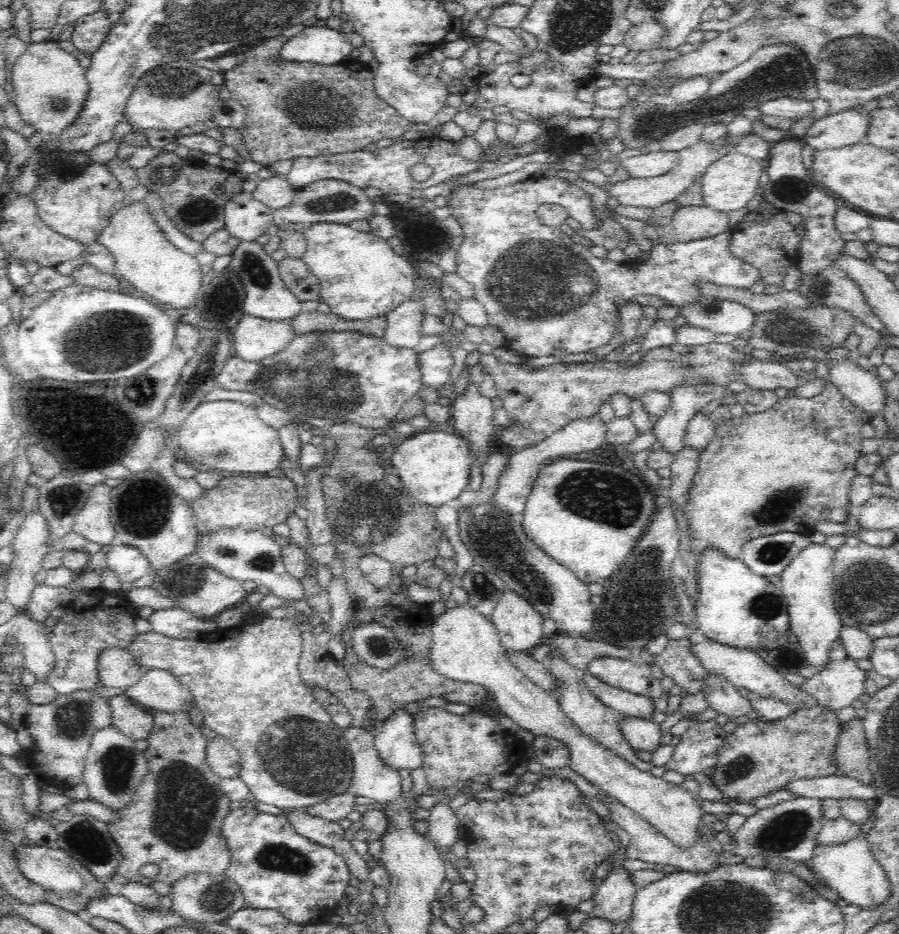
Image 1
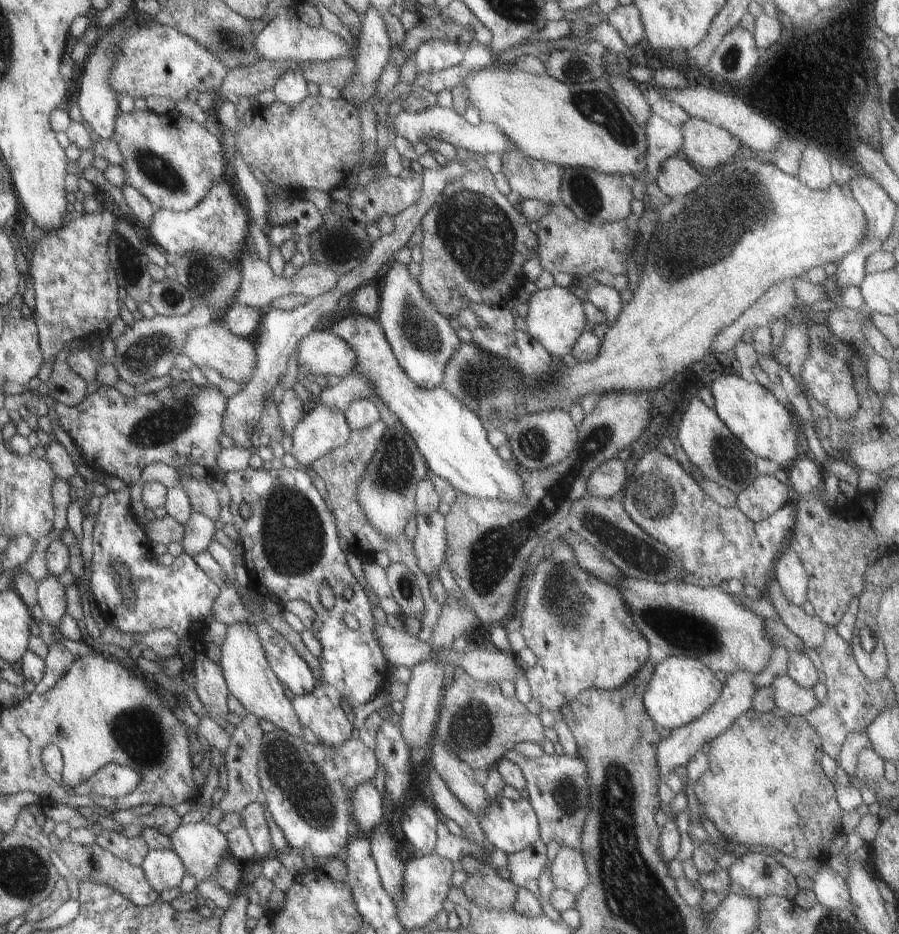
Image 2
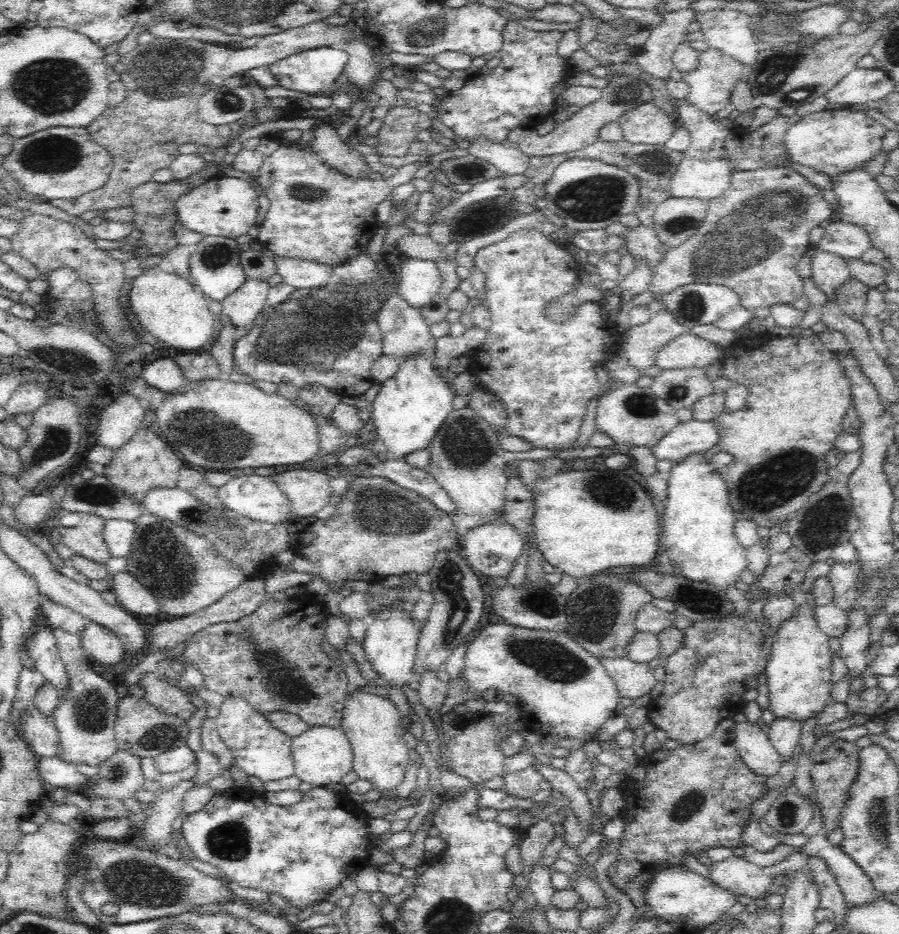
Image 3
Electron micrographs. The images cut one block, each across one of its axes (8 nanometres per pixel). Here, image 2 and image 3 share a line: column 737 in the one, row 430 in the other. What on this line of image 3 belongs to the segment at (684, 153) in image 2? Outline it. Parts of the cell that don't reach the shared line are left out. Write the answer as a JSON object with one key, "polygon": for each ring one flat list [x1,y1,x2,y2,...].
{"polygon":[[138,430,138,434,126,442,126,446,118,448,110,464,104,468,104,476,116,488,120,488,134,504,142,504,142,516,150,516,150,510,144,506,144,500,150,490,158,488,178,488,178,474,182,468,182,460,158,434,156,430]]}

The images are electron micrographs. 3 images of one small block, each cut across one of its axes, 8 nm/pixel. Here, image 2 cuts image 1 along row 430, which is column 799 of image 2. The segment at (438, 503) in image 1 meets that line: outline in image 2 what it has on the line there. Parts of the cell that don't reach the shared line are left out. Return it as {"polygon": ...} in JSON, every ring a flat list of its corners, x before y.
{"polygon":[[719,376,709,384,713,396,713,410,727,430,757,458,767,458,779,468,787,468,797,458,797,434,801,428,789,406,779,404,773,392,759,386,757,382,745,382,739,376]]}

